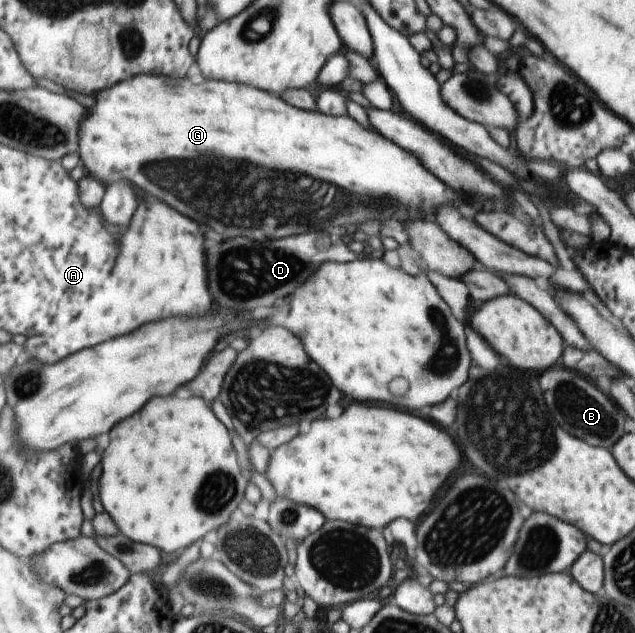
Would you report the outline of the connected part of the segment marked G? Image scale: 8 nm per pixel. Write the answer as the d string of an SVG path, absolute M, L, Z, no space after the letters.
M134 75L126 81L120 81L114 87L102 89L95 95L96 103L88 107L88 115L80 125L80 159L83 161L86 175L100 181L105 187L110 187L114 183L122 180L131 181L138 185L146 193L156 195L160 201L168 203L170 207L182 211L184 215L192 217L198 223L204 223L208 227L214 227L220 235L226 235L228 239L238 237L238 235L248 235L250 239L280 239L288 235L298 235L298 233L308 233L314 231L314 215L316 215L316 231L324 231L330 227L346 227L346 225L362 225L368 220L378 219L382 223L386 219L400 221L400 219L422 219L426 215L432 215L432 211L438 205L452 203L458 195L450 191L446 185L442 185L434 175L430 175L426 169L418 165L418 161L390 143L388 139L374 135L366 129L362 129L356 121L350 117L338 117L324 115L324 113L310 113L310 111L300 111L286 103L284 99L250 87L250 85L240 85L240 83L228 83L228 81L206 81L202 85L194 85L190 79L172 79L172 77L158 77L158 75Z

